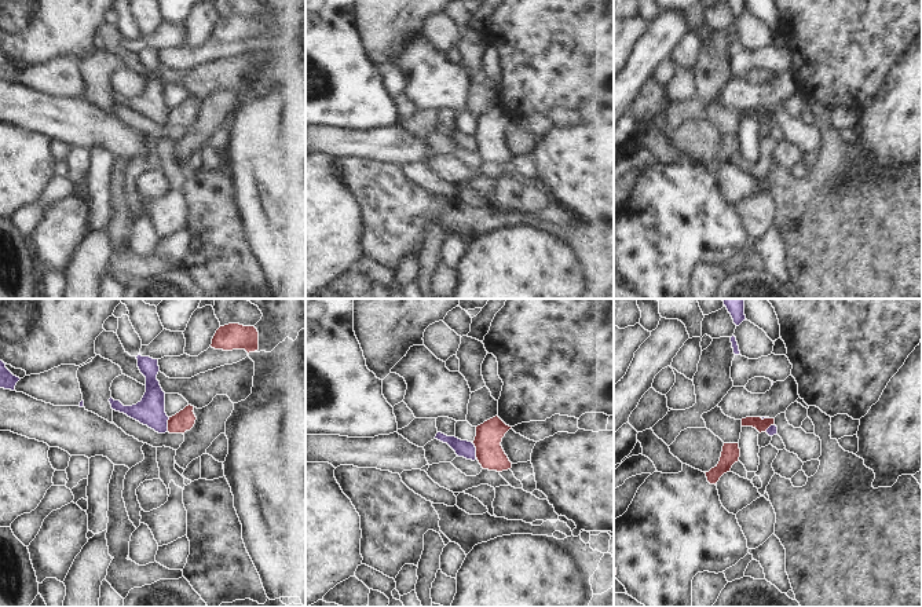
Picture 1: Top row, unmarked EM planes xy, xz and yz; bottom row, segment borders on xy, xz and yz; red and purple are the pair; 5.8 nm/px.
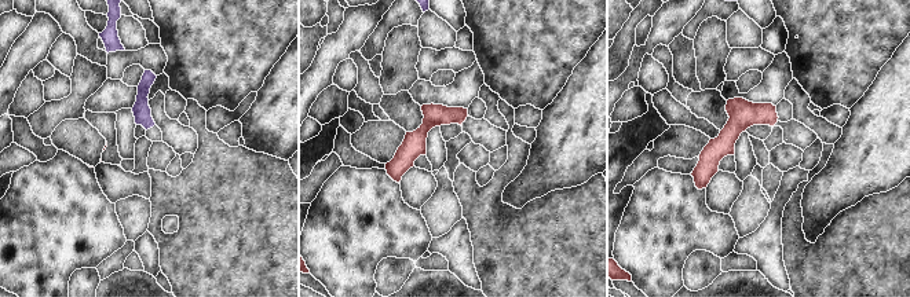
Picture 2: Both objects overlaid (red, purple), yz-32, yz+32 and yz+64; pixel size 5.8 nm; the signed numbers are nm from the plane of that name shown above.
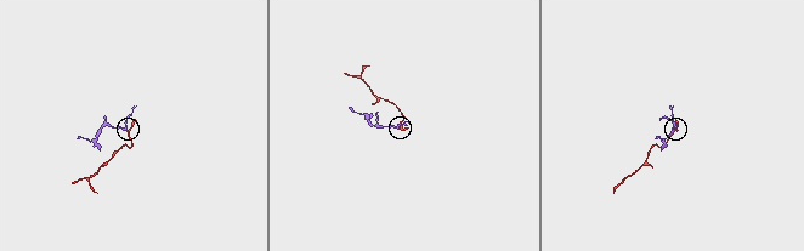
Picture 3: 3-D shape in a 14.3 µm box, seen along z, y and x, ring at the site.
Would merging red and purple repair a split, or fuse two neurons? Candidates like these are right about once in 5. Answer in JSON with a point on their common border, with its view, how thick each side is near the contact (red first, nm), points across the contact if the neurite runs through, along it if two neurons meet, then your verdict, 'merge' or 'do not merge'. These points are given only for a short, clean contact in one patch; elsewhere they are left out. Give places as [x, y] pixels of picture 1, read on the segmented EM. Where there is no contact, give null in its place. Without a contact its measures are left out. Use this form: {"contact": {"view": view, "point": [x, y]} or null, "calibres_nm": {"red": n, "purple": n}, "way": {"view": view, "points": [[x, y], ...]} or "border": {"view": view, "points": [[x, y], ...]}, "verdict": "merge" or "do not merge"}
{"contact": {"view": "xz", "point": [476, 452]}, "calibres_nm": {"red": 160, "purple": 100}, "border": {"view": "xz", "points": [[472, 443], [478, 459]]}, "verdict": "do not merge"}

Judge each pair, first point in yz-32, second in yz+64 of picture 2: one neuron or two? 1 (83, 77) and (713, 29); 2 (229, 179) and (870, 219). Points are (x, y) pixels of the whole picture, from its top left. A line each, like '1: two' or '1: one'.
1: one
2: one

